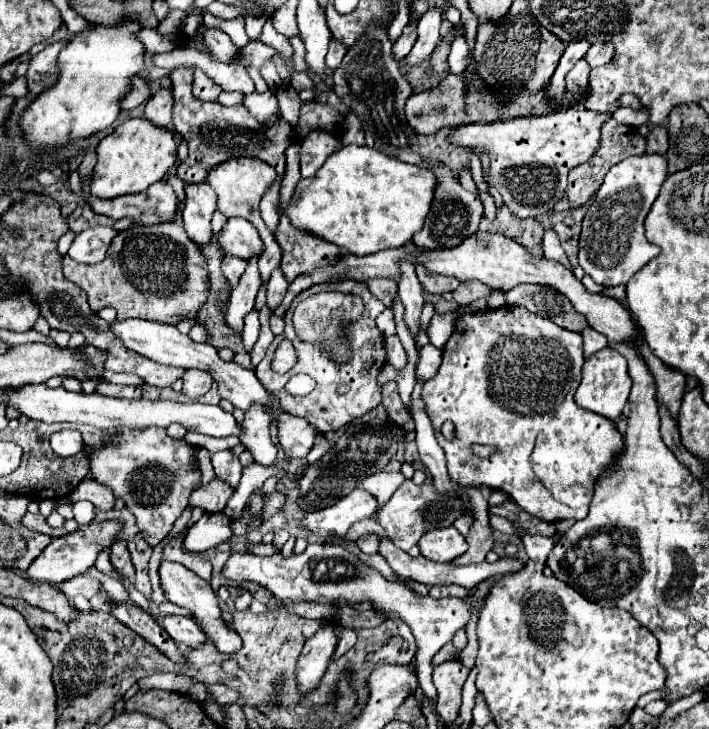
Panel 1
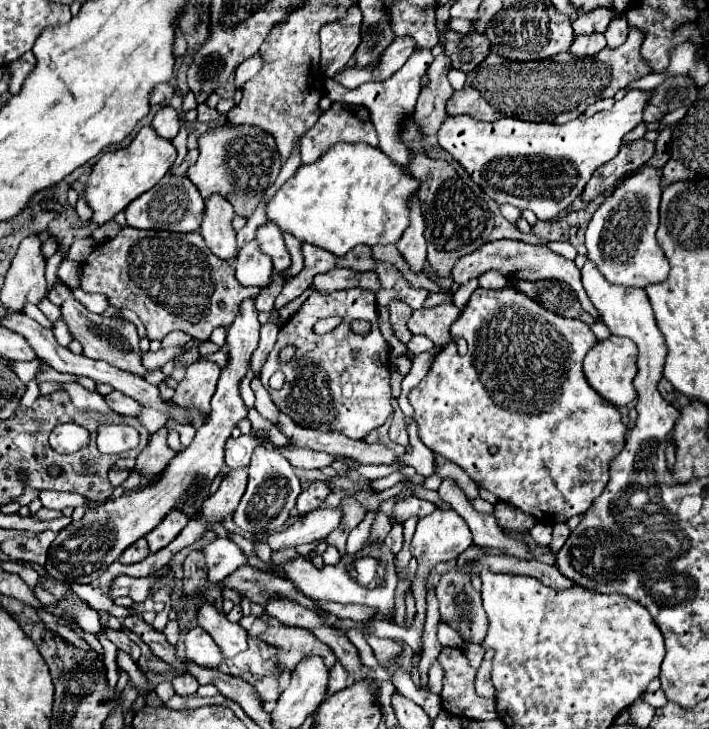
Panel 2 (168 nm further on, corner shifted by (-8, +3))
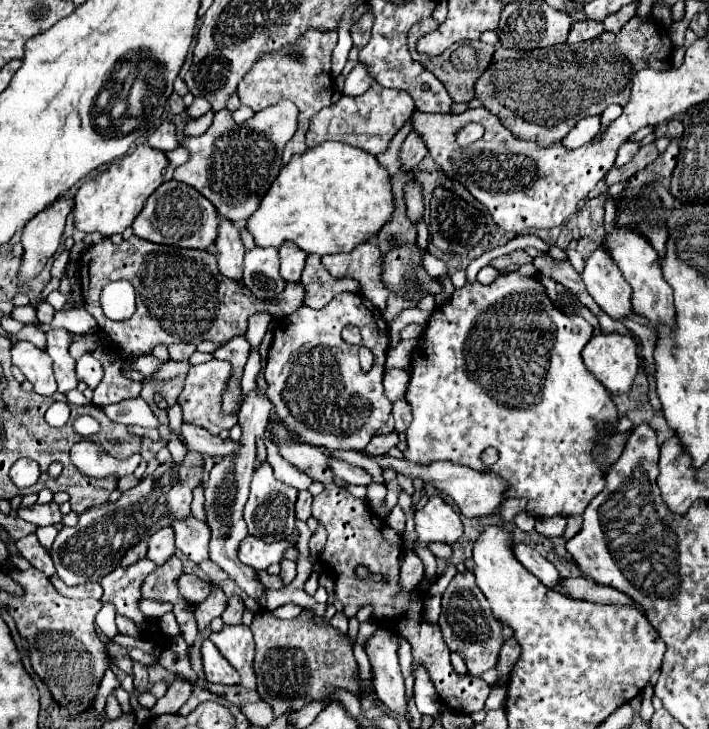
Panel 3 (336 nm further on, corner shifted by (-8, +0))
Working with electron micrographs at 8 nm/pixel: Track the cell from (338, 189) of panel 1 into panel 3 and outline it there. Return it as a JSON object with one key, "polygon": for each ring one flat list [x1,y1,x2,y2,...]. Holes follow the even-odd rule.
{"polygon":[[320,143,282,167,258,211,246,221,246,229,258,247,282,247,284,241,294,241,306,253,348,253,380,231,392,211,390,177,374,155,342,143]]}

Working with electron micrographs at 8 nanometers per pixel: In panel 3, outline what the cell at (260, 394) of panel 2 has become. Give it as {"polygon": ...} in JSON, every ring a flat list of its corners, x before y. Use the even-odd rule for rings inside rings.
{"polygon":[[280,425,274,427,274,433,278,437,280,455,284,459,288,459,290,463,294,463,302,473,310,475,314,481,324,485,324,491,320,495,316,495,312,501,312,517,316,517,328,531,328,541,326,541,324,551,320,553,320,563,324,565,324,569,328,569,334,575,334,593,336,593,336,599,344,605,344,615,348,619,352,619,352,617,356,617,360,607,372,605,372,621,378,621,378,609,400,609,398,617,386,619,382,623,388,629,392,629,396,635,408,637,408,643,412,647,412,657,414,657,412,669,422,665,428,671,440,699,444,701,444,705,448,709,452,709,456,713,472,713,472,711,484,709,484,701,490,693,488,683,484,679,474,679,470,675,458,677,454,673,450,661,450,649,446,647,446,643,442,639,440,627,432,625,424,617,420,589,418,587,406,589,398,583,398,579,400,579,398,557,402,551,402,537,398,533,394,533,394,529,388,527,386,521,380,521,368,509,368,505,364,505,362,499,352,497,346,489,340,489,334,483,328,455,324,455,318,447,292,441,290,435,286,433,286,429],[358,565,364,565,370,573,382,573,388,579,388,583,376,583,370,577,358,577,356,575]]}

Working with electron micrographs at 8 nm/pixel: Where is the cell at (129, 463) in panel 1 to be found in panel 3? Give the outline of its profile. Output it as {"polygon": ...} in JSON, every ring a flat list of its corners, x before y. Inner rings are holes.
{"polygon":[[170,527,160,529,148,539,148,559,154,561,156,565,164,565,172,555,174,555,174,531]]}

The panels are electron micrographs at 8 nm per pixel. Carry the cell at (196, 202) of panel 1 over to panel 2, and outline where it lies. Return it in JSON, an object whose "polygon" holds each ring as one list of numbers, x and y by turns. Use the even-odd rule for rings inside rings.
{"polygon":[[214,194,206,200,206,214,202,218,200,234,206,246,222,260,236,256,236,232,230,226,232,216,232,204,224,196]]}

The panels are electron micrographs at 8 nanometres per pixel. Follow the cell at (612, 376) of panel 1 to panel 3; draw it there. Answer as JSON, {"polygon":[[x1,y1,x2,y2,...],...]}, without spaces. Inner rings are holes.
{"polygon":[[598,333,592,335,586,347,582,349,582,359,586,369,614,395,628,393,636,371,638,371,638,345,630,335,620,335,620,333]]}

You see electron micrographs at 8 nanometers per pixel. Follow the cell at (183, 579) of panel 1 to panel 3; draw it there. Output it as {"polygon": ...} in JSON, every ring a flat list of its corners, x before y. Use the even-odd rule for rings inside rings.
{"polygon":[[226,625,222,633,210,635,210,641,234,669,242,669,244,663,254,659,254,639,246,625]]}

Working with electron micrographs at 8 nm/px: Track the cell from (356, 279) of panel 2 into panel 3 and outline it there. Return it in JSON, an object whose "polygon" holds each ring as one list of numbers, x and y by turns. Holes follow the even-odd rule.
{"polygon":[[136,235,120,245,102,239,94,247,88,247,80,259,80,285,84,309,98,321,98,331,126,357,148,355,156,345,168,347,172,343,200,345,202,341,214,341,224,345,232,337,246,333,250,315,266,311,276,321,302,307,304,299,302,285,288,283,278,299,262,301,250,295,242,283,222,277,212,253,148,243],[118,279,130,281,136,289,136,313,126,321,108,319,98,301,102,287]]}

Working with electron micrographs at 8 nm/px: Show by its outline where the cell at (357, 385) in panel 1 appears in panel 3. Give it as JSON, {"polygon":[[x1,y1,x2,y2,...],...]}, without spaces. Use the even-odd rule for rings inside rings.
{"polygon":[[340,293,322,309,300,307,274,325,274,341,266,365,268,399,274,403,276,415,304,443,362,451,376,431,386,425,392,411,382,387,386,351,388,323,366,297],[346,325,356,325,362,333,362,345,374,353,376,361,370,373,360,369,360,347,342,341,340,333]]}

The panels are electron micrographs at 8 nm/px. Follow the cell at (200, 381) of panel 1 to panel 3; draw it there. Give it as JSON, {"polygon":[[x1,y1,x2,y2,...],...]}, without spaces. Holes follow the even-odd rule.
{"polygon":[[210,359,202,365,190,367,190,371,186,375,186,385,184,385,184,389,180,393,180,399,178,399,178,403,182,407,182,421,190,423,190,425,196,425,196,427,202,427,214,437,220,435,226,429,232,429,236,425,238,411,234,411,234,415,222,413,222,395,228,387,230,375,232,375,230,363,218,361,218,359]]}

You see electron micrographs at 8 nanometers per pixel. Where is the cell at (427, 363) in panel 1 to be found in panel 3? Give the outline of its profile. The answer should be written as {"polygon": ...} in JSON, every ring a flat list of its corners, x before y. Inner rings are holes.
{"polygon":[[390,455,374,457,374,459,380,463,380,467,392,467,396,473,404,473,410,479,418,477,418,479,430,481,442,493,446,493,454,499,454,503,458,505,458,509,464,517,490,517,490,515,496,515,500,511,500,505,506,499,506,495,502,495,502,491,506,491,506,487,510,487,508,483,502,483,502,479,498,479,498,475,480,473,480,471,474,471,470,467,462,467,462,465,456,465,456,463,416,465,416,463,408,463,406,459,394,459]]}

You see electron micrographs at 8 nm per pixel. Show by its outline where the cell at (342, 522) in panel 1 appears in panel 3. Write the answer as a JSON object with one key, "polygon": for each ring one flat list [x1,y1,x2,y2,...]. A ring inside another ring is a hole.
{"polygon":[[246,535,238,547,238,559,246,563,248,567,254,567,256,571,266,569,272,563,282,561,282,553,290,547,290,541,278,541,278,543,262,543,262,539,256,539,252,535]]}

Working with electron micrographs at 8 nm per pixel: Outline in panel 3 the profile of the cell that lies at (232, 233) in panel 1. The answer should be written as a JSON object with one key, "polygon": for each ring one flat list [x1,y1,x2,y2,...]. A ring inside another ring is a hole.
{"polygon":[[284,243,280,247,280,275,286,281,294,281,294,283,300,281,304,261,306,261,306,253,294,247,294,243]]}

